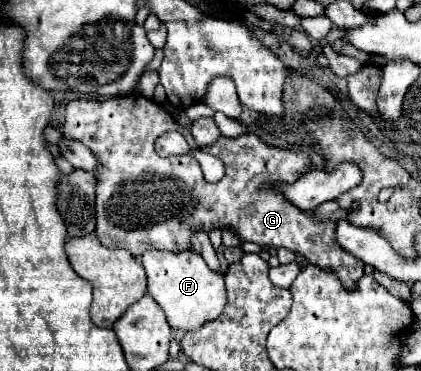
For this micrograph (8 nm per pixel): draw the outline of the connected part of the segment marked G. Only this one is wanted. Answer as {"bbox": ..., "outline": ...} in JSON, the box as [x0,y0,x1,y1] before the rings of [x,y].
{"bbox":[62,94,364,290],"outline":[[[142,94],[108,100],[72,100],[66,104],[62,134],[82,142],[98,158],[96,238],[106,248],[126,248],[132,256],[142,256],[144,250],[152,248],[184,252],[190,250],[194,232],[212,232],[230,226],[242,240],[260,246],[284,246],[304,256],[310,264],[334,272],[346,290],[356,288],[364,276],[364,262],[338,246],[334,234],[336,222],[318,222],[314,212],[298,210],[278,190],[280,184],[292,184],[306,172],[312,172],[310,138],[300,140],[298,150],[268,146],[256,134],[218,138],[212,146],[202,148],[220,158],[226,168],[222,180],[210,184],[190,154],[160,158],[154,152],[156,134],[168,130],[178,130],[190,148],[198,148],[188,128],[182,128],[166,108]]]}

